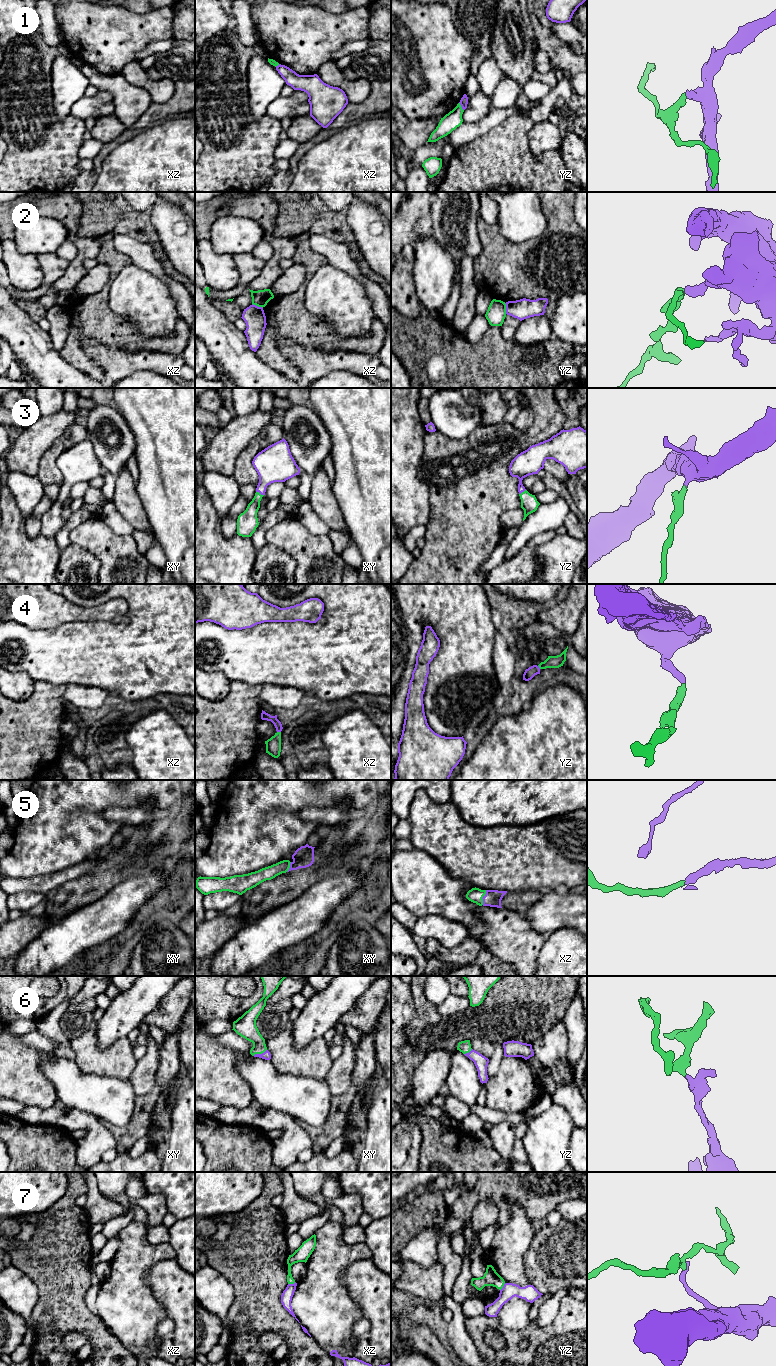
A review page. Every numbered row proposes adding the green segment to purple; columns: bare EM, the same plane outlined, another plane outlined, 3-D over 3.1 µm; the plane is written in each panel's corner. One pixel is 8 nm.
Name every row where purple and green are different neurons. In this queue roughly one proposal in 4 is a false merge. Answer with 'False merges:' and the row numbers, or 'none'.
False merges: 1, 2, 7

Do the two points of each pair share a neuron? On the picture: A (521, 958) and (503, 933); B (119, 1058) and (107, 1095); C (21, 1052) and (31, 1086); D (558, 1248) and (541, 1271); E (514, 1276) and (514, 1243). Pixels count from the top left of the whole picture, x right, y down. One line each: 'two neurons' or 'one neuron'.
A: one neuron
B: two neurons
C: one neuron
D: one neuron
E: one neuron

